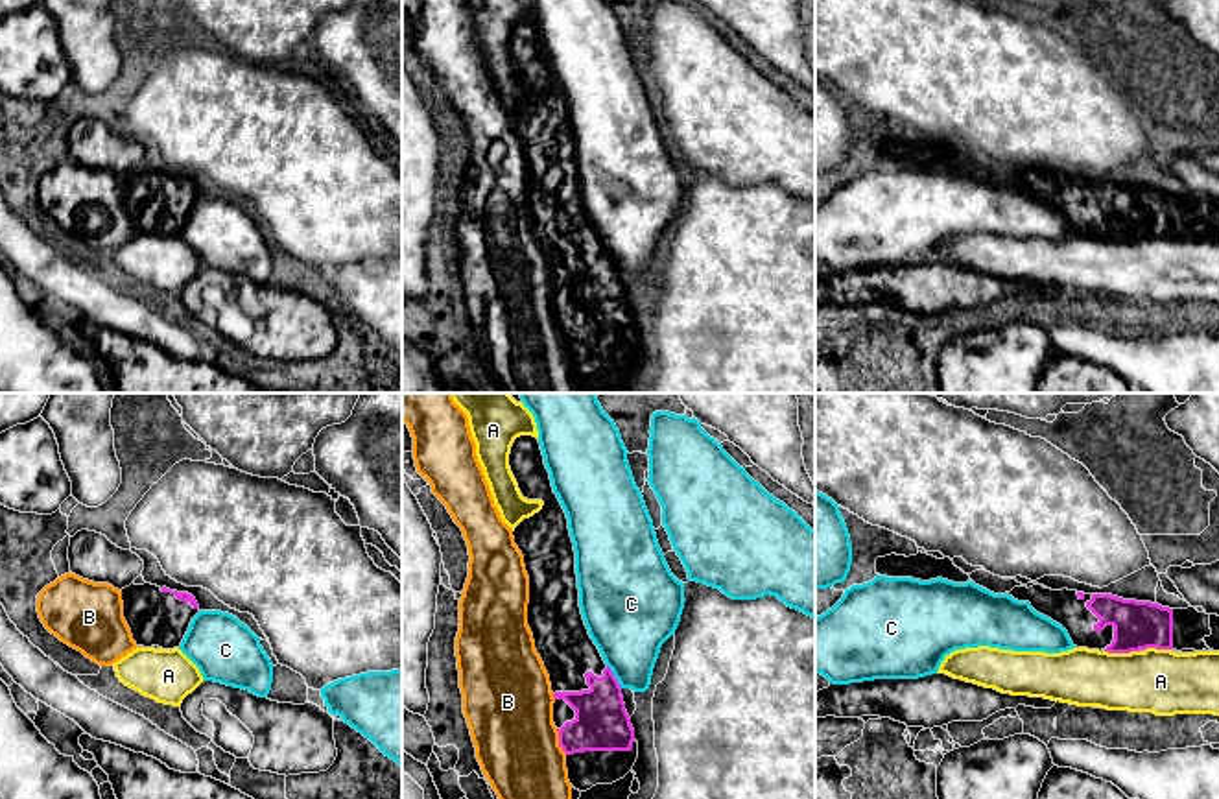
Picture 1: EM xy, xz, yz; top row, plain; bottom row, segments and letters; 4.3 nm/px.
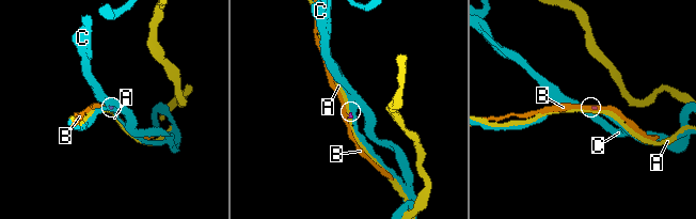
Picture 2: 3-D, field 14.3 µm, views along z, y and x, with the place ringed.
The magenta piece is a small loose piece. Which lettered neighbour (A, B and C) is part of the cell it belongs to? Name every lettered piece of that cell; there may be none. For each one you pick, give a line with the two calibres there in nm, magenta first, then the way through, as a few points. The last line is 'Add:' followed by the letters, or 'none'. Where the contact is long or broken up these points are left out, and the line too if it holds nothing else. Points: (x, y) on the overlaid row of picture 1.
Add: none

